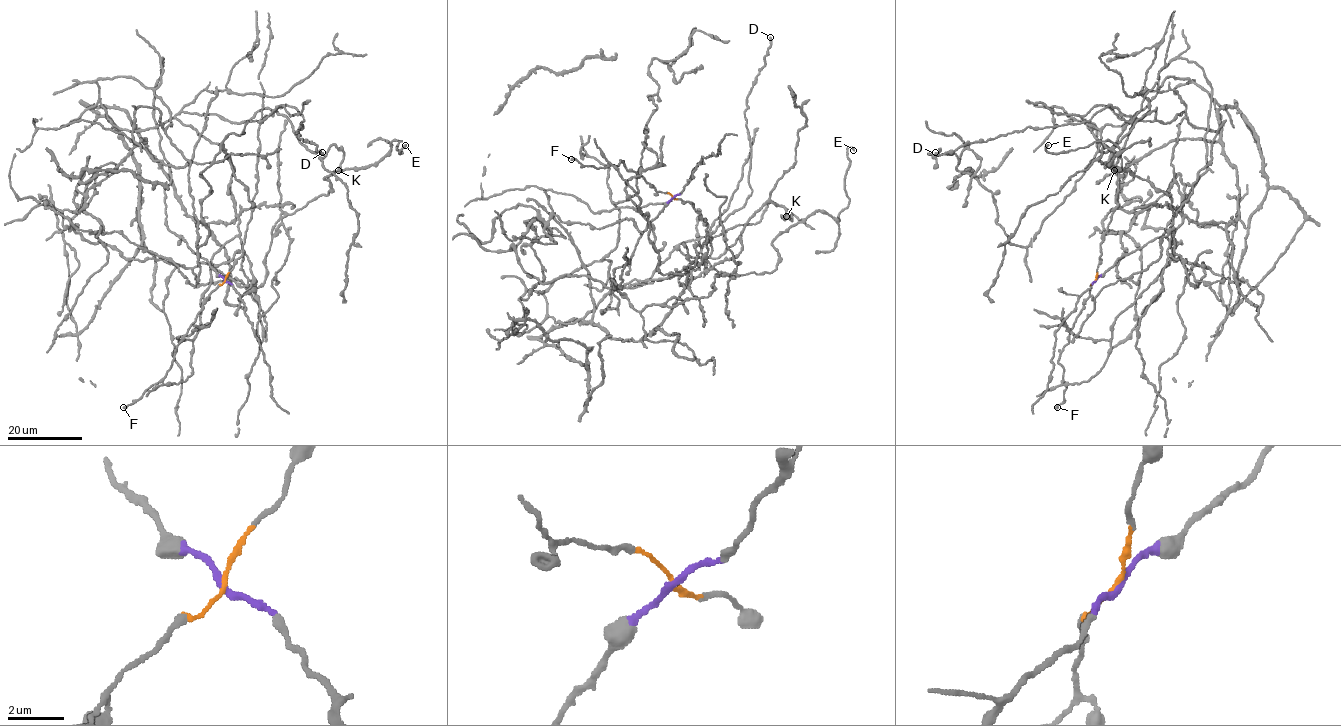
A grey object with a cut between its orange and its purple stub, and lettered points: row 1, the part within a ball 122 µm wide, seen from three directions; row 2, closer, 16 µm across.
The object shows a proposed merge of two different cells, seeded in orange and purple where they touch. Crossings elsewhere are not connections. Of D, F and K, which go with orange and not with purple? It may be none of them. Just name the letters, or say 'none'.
D, F

